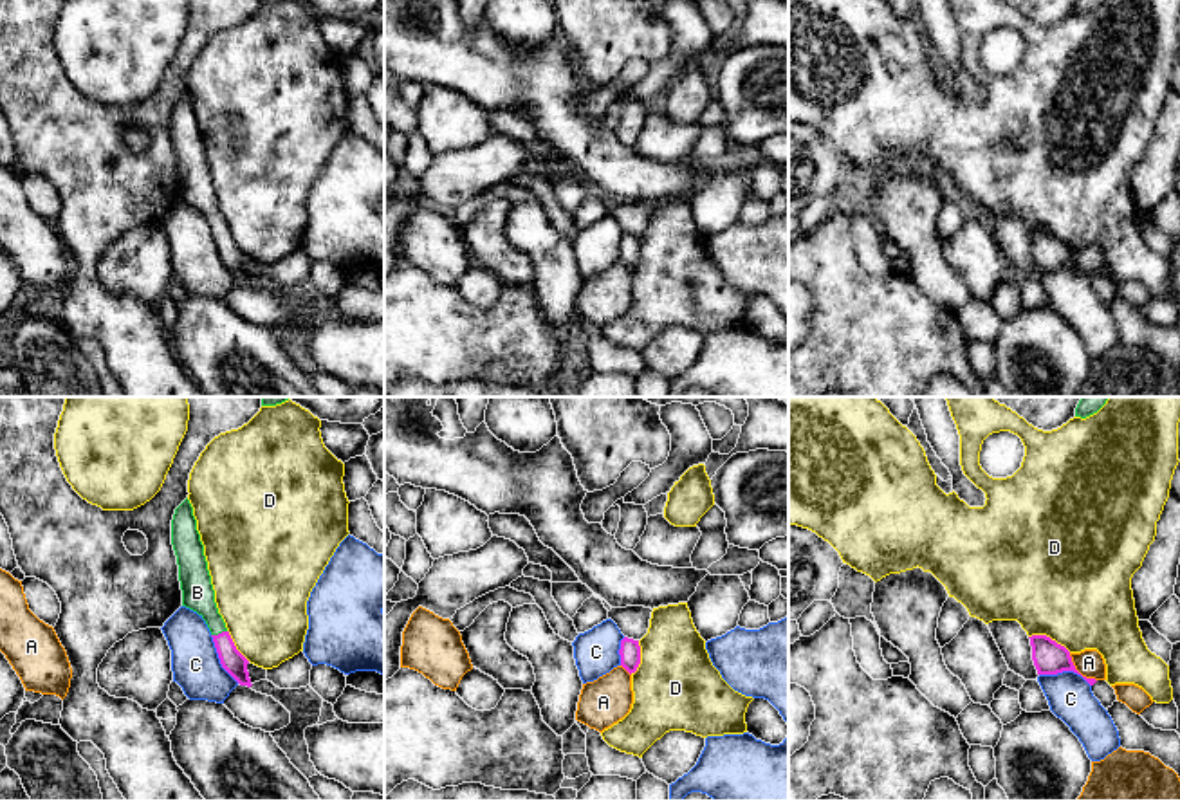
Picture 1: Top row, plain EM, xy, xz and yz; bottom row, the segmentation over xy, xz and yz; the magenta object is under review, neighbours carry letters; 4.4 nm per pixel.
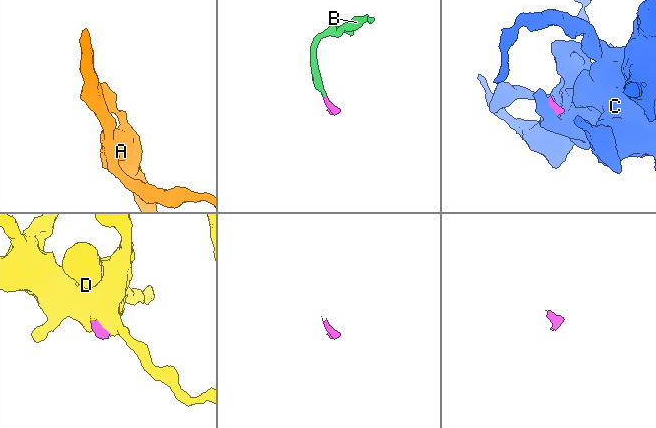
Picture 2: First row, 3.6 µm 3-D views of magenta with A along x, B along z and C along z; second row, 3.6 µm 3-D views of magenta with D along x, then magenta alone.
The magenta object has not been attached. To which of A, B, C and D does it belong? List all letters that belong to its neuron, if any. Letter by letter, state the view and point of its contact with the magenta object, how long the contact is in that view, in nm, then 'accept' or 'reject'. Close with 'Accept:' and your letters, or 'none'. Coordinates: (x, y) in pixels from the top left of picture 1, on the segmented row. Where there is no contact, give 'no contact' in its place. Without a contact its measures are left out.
A: yz (1078, 672) | 180 nm | reject
B: xy (219, 634) | 80 nm | accept
C: yz (1065, 670) | 240 nm | reject
D: yz (1049, 637) | 200 nm | reject
Accept: B

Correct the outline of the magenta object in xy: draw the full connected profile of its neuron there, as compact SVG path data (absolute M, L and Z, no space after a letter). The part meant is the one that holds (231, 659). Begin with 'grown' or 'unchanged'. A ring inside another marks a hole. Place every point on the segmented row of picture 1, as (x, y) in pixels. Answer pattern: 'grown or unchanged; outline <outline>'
grown; outline M186 498L171 520L171 545L179 565L182 606L197 612L207 624L222 668L240 684L251 687L249 660L236 649L215 603L215 590L197 530L193 507Z

